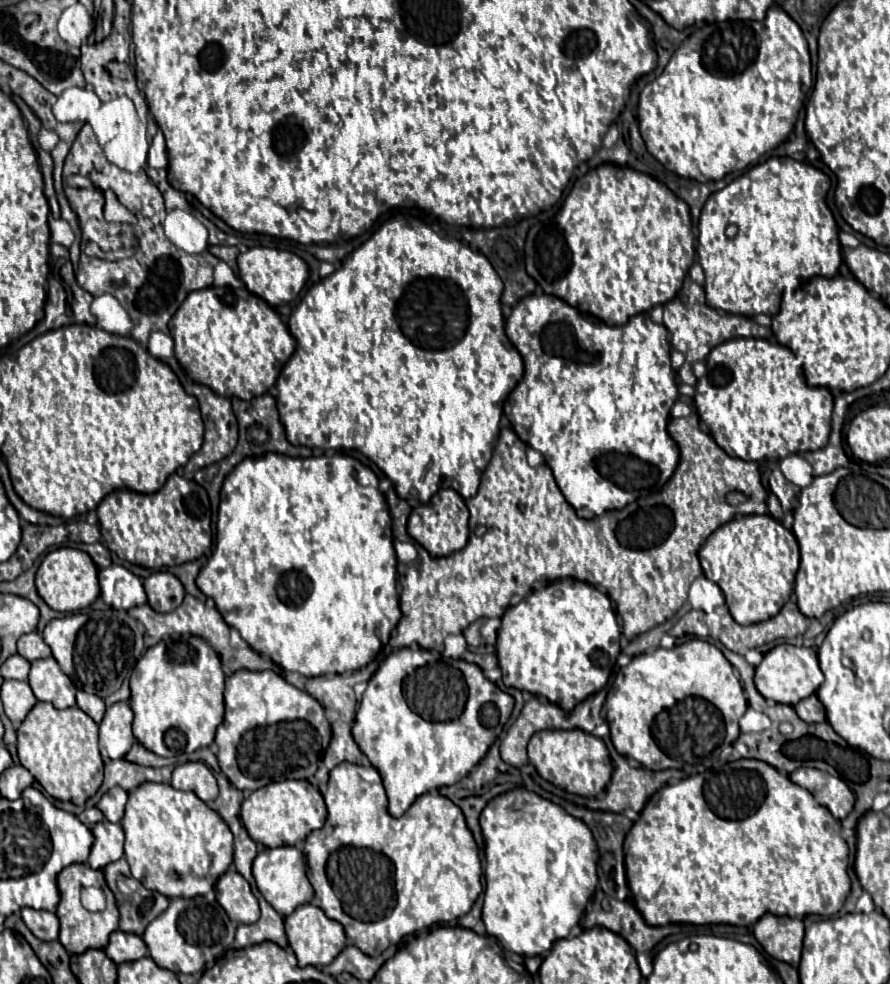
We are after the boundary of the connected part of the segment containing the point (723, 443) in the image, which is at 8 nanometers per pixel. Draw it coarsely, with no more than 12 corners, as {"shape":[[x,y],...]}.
{"shape":[[730,339],[694,407],[744,461],[828,443],[834,397],[796,355]]}

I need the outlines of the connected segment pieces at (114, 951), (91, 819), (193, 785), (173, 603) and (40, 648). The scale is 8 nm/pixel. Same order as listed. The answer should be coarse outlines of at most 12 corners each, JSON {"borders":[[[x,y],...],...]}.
{"borders":[[[114,931],[106,955],[120,965],[148,955],[138,935]],[[96,807],[80,813],[80,819],[86,827],[104,821],[102,811]],[[200,761],[178,765],[172,787],[206,803],[218,797],[212,771]],[[168,571],[144,579],[148,605],[174,611],[186,595]],[[40,633],[18,639],[18,655],[26,661],[50,657]]]}

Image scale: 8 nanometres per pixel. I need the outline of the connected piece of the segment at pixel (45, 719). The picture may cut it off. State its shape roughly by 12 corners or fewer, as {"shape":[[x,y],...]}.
{"shape":[[36,703],[18,759],[48,795],[84,805],[102,785],[98,725]]}

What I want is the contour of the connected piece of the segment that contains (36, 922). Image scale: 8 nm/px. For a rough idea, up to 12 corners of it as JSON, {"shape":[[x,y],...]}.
{"shape":[[22,909],[22,920],[38,939],[58,939],[53,912]]}

